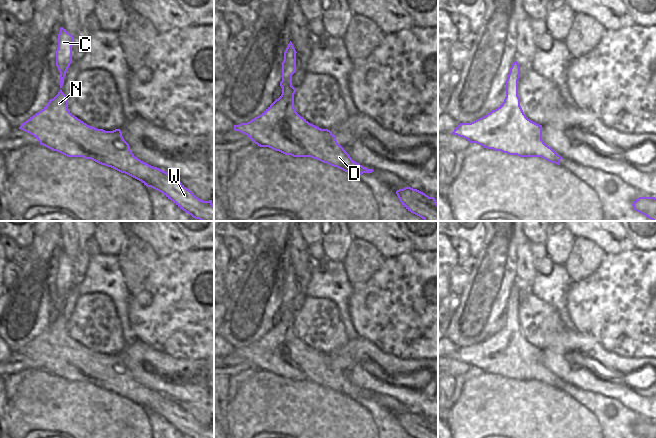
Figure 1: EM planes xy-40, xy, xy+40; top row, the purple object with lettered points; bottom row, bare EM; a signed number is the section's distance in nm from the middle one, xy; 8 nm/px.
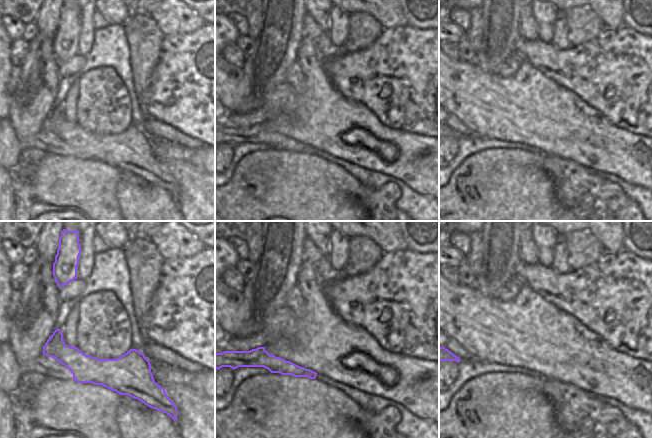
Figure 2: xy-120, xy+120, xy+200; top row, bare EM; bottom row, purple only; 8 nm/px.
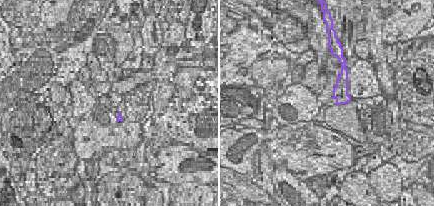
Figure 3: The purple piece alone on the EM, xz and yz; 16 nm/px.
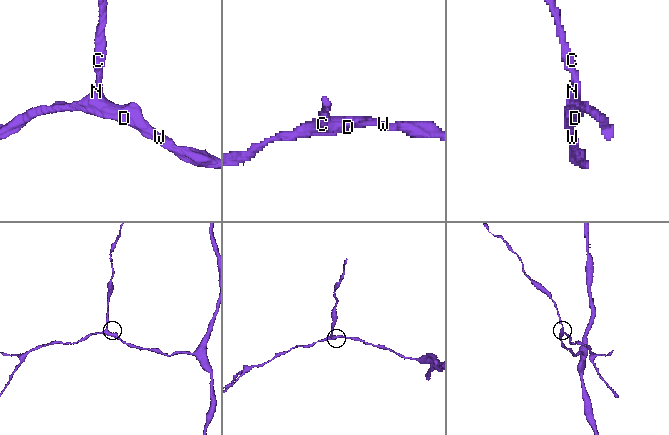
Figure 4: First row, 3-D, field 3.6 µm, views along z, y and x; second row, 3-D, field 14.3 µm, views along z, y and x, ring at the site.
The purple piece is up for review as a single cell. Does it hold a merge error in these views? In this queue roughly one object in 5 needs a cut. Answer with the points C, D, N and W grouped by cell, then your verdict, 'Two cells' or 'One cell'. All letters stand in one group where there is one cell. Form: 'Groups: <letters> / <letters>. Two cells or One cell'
Groups: C D N W. One cell

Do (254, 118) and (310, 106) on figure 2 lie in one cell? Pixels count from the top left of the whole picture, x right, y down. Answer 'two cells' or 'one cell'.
two cells

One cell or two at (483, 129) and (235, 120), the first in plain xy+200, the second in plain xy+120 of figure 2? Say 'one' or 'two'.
two

